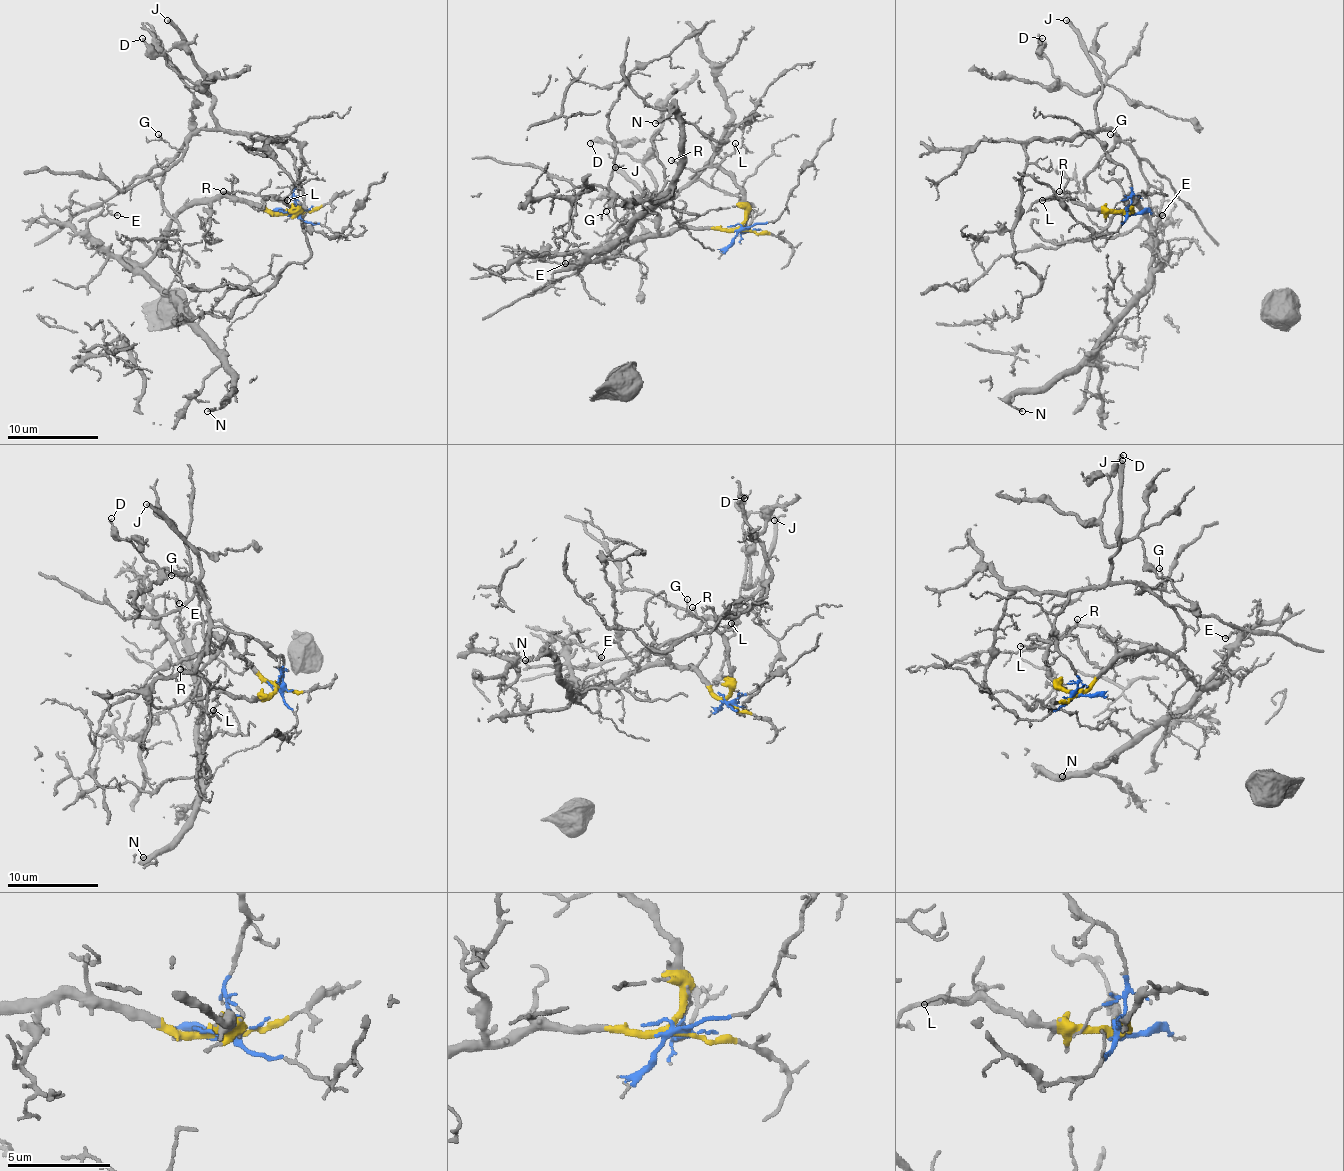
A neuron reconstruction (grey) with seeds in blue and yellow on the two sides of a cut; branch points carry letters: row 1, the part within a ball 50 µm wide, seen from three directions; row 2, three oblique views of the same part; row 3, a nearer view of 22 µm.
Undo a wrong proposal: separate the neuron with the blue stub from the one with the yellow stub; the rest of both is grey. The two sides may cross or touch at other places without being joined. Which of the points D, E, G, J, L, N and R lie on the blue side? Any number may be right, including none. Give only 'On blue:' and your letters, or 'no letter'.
On blue: D, G, J

